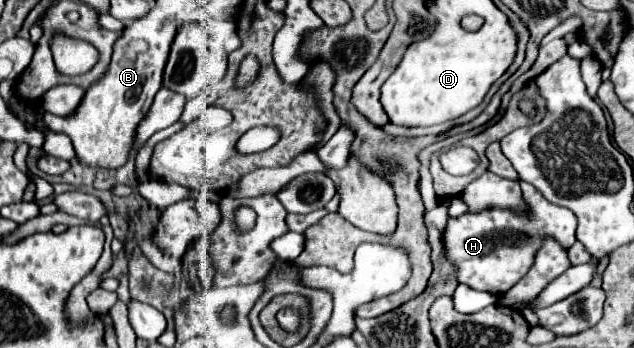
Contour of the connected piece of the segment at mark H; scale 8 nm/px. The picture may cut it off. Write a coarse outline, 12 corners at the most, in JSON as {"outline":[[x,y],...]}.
{"outline":[[522,182],[528,216],[450,218],[456,282],[496,296],[532,266],[542,236],[576,242],[576,216]]}

